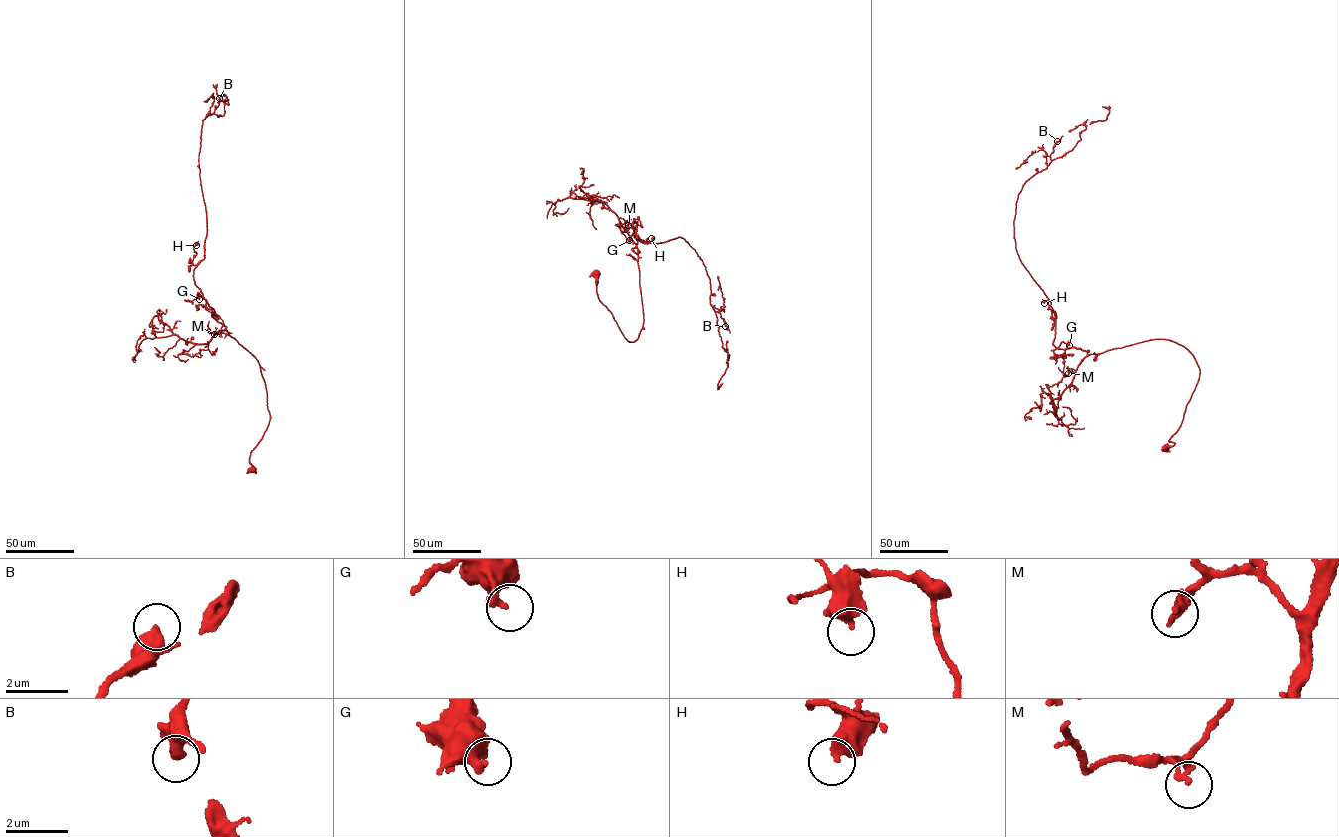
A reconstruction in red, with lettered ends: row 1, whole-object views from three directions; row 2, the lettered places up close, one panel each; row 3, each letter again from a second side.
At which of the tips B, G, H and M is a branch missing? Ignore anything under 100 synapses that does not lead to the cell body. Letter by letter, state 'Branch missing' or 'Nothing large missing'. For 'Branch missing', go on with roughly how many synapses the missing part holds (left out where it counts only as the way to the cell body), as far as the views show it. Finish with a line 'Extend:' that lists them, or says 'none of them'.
B: Nothing large missing
G: Nothing large missing
H: Nothing large missing
M: Nothing large missing
Extend: none of them

